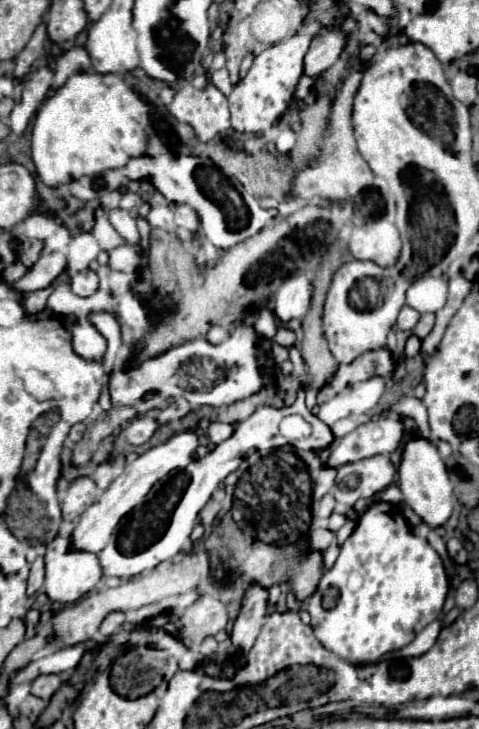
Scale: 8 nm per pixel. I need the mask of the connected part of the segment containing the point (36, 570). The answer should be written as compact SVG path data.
M35 560L31 564L31 570L29 570L29 586L27 586L27 594L29 596L35 596L41 586L43 586L43 572L45 572L45 566L43 566L43 560Z

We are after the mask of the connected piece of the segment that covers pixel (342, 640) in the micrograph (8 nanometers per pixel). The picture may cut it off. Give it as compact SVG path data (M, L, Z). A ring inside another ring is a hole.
M373 502L359 516L355 532L341 544L335 564L323 574L317 592L307 602L307 612L311 614L311 628L315 638L331 654L353 664L375 664L385 652L409 644L419 630L439 618L439 614L443 614L443 604L450 584L457 588L459 582L455 575L450 583L437 552L427 544L425 538L411 534L409 524L403 518L401 506Z

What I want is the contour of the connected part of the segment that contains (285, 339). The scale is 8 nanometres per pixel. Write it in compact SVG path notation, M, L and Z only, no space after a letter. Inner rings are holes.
M281 326L281 328L277 330L277 334L273 336L273 342L279 344L279 346L283 346L283 348L289 348L291 344L295 344L295 334L293 334L289 328Z

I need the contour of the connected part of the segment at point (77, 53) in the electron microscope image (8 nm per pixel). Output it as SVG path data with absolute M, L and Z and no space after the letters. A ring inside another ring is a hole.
M71 48L67 52L63 52L57 60L55 60L55 74L53 74L53 88L59 88L59 84L63 84L71 74L79 72L79 70L89 70L91 68L91 60L87 56L87 52L83 48Z

